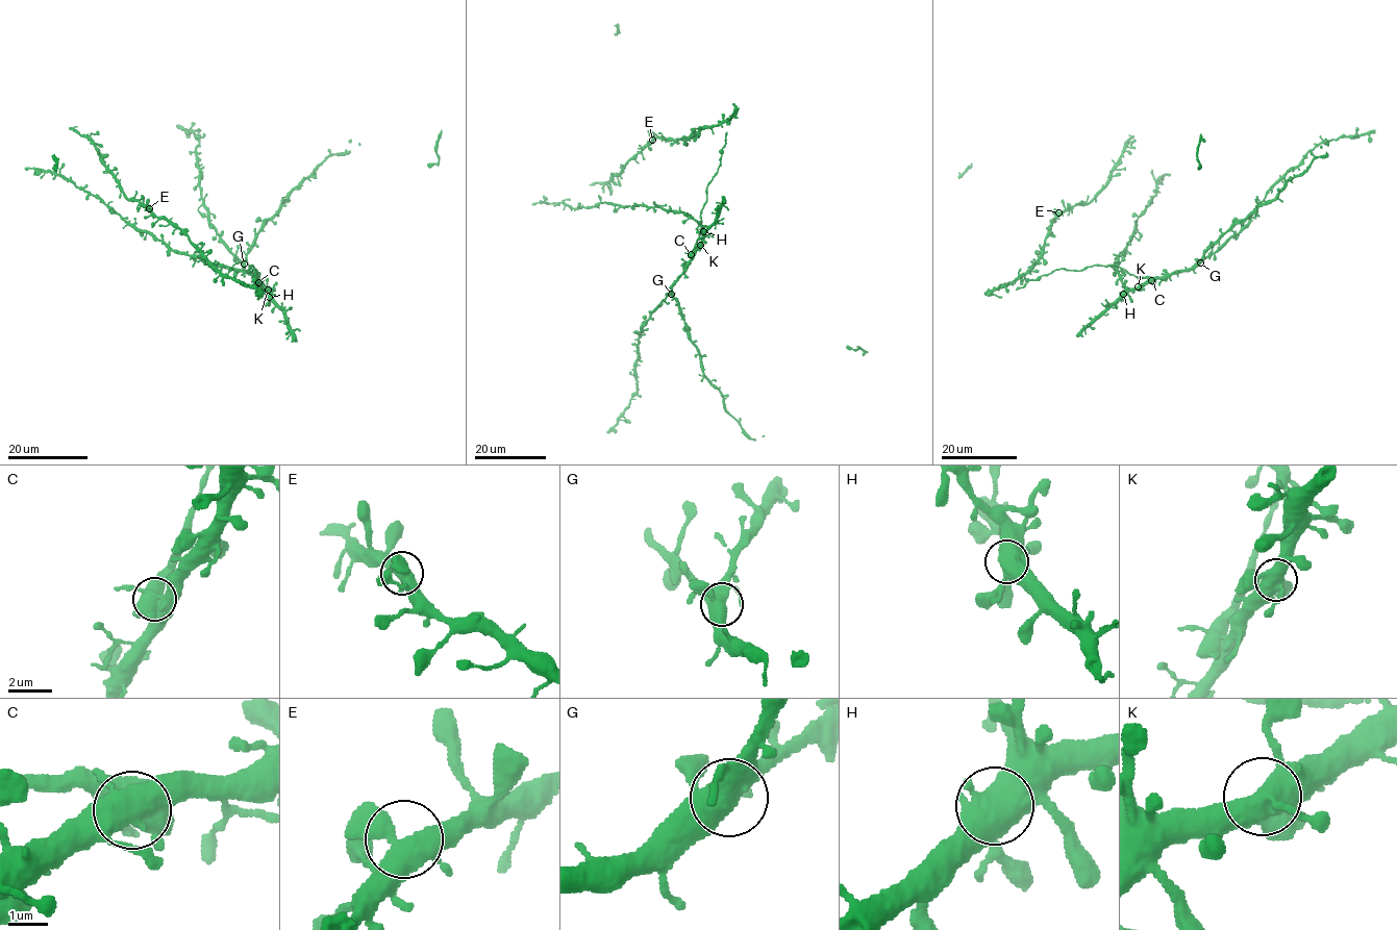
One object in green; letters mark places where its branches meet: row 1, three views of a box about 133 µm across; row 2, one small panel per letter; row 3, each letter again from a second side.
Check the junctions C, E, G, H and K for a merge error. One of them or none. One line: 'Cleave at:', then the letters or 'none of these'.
Cleave at: none of these

